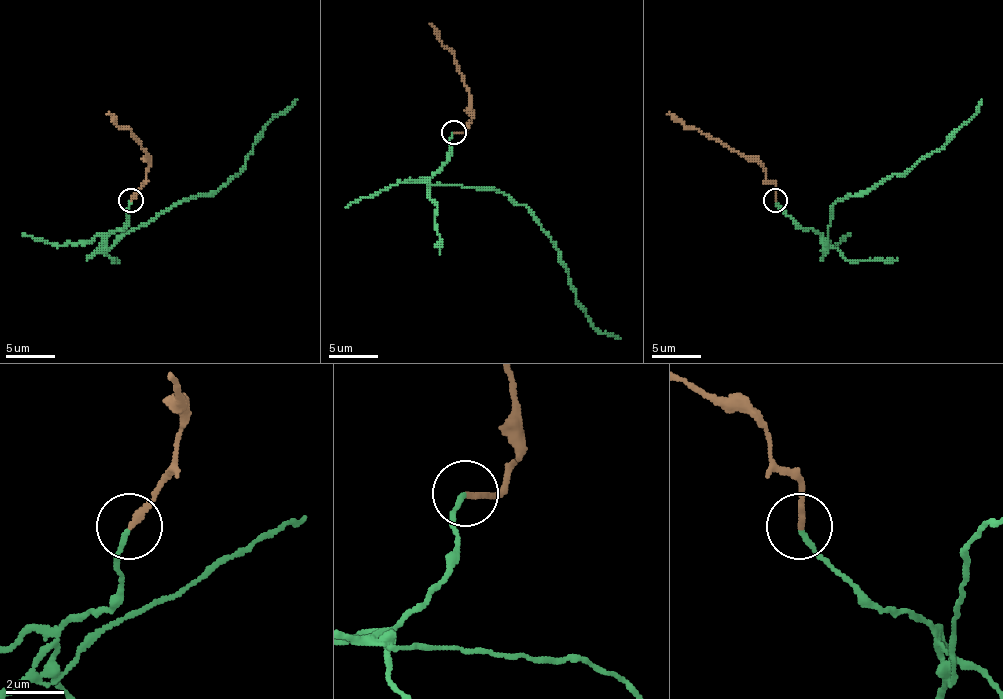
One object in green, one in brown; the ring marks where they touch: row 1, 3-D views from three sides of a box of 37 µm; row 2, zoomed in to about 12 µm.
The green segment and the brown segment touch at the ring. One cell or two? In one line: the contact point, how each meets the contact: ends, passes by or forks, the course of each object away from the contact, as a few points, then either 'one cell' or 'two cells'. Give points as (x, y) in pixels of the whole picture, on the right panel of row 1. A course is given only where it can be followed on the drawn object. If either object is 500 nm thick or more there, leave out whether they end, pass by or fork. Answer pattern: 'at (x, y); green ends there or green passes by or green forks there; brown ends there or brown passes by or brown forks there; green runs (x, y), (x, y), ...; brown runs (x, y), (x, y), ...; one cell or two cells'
at (775, 200); green ends there; brown ends there; green runs (776, 201), (800, 225), (813, 228), (828, 248), (830, 208), (894, 173), (907, 173), (974, 117), (981, 99); brown runs (776, 201), (776, 186), (766, 178), (766, 171), (741, 154), (667, 114); two cells

